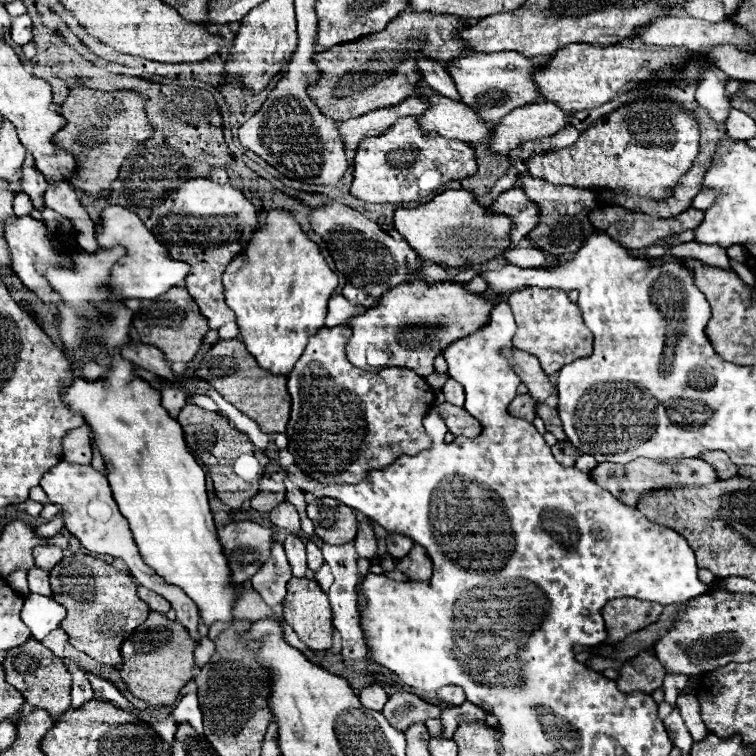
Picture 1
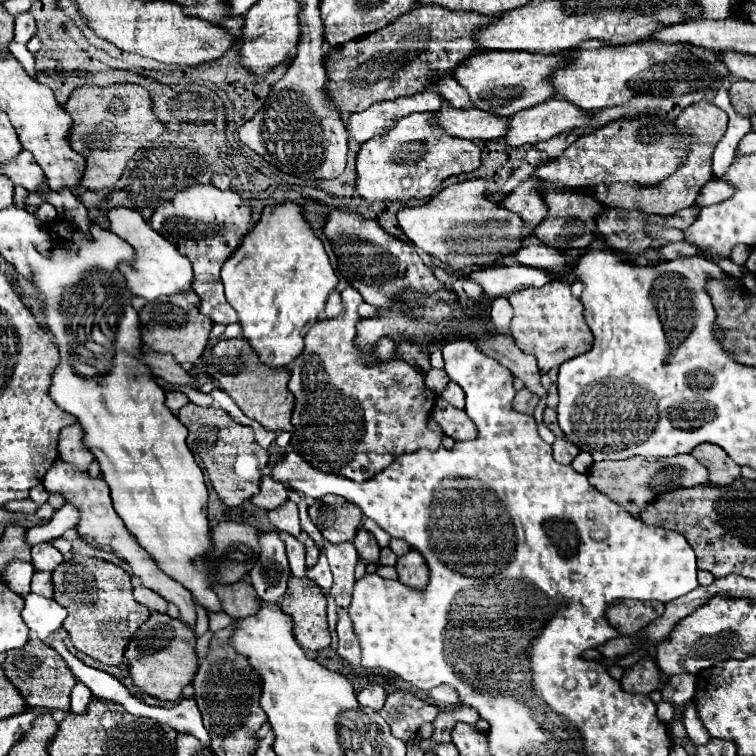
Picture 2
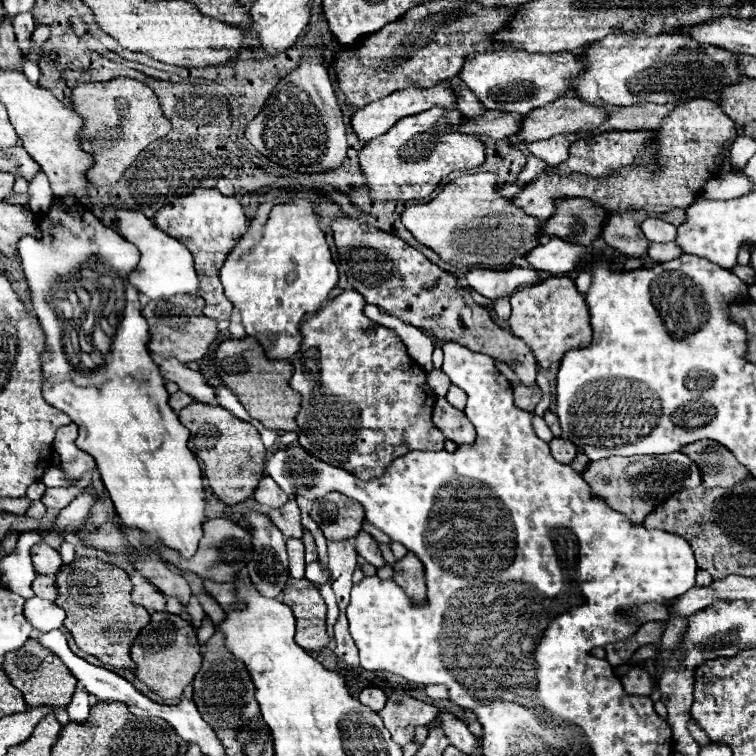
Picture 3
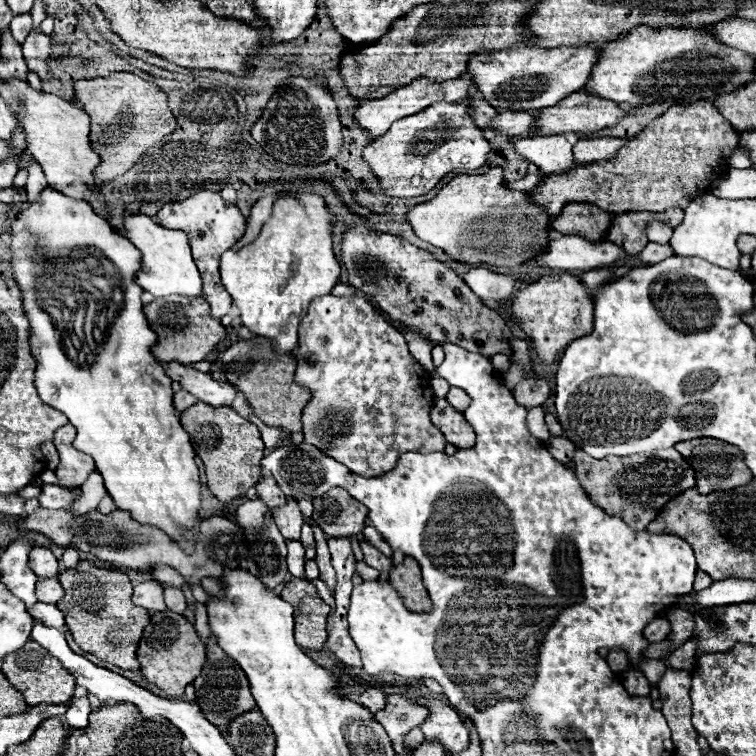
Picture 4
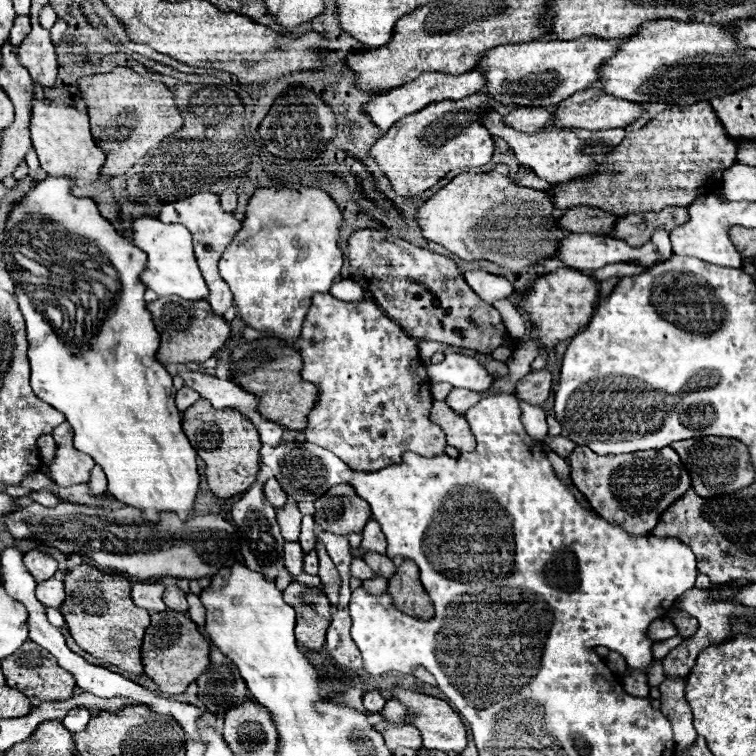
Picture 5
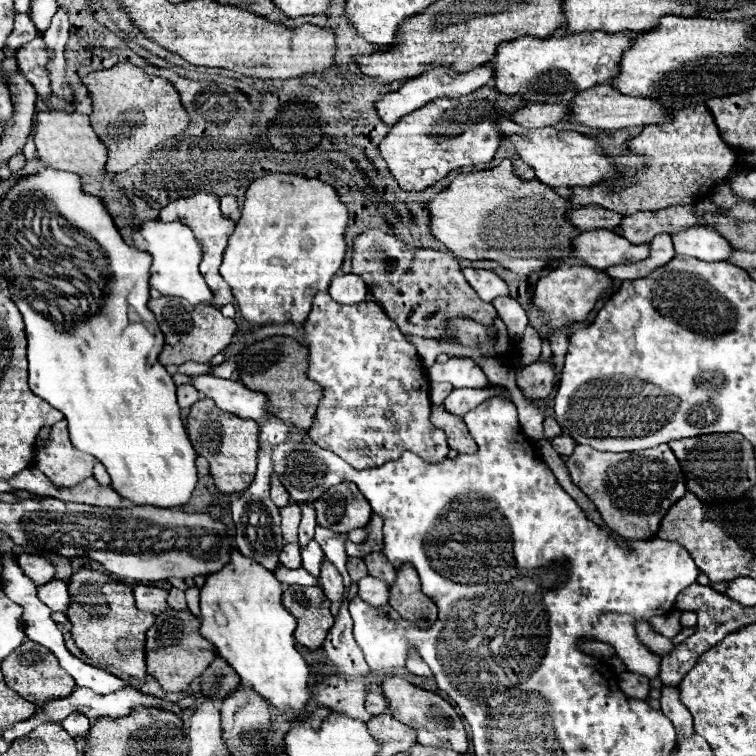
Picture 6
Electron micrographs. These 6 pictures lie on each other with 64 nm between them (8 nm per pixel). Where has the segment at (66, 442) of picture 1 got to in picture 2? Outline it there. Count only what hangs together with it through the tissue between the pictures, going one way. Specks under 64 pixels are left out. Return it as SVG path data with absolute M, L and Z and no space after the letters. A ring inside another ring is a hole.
M72 424L60 430L58 454L62 462L72 464L80 472L88 470L88 466L94 462L94 456L82 446L82 428L78 424Z

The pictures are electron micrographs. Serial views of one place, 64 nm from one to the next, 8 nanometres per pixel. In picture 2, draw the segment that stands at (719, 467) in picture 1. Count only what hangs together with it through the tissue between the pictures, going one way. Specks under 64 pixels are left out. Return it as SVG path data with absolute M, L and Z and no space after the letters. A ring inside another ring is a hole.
M704 442L698 444L698 448L694 448L690 454L708 468L710 486L728 486L742 474L742 468L720 446Z

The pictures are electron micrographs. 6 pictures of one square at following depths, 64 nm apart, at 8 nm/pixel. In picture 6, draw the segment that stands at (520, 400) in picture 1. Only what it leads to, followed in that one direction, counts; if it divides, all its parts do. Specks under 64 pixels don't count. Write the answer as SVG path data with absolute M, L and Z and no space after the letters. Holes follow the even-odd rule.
M534 362L516 374L518 388L526 398L546 398L556 390L556 372L552 362Z

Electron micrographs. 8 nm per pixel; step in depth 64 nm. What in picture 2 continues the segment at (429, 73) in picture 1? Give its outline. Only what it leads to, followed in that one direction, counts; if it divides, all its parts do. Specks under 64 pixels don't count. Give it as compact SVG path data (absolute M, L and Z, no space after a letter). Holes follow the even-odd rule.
M438 76L438 80L434 80L434 86L442 92L442 96L454 108L474 108L472 102L470 102L468 92L452 76Z

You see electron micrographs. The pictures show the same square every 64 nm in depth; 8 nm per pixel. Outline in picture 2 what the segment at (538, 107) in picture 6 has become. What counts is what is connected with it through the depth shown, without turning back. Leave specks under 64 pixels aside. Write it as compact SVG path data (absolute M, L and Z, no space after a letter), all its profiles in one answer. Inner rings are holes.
M446 104L446 108L440 108L434 118L436 126L442 126L446 134L466 138L466 140L500 140L506 136L508 118L496 116L492 112L484 112L478 108L460 110Z

